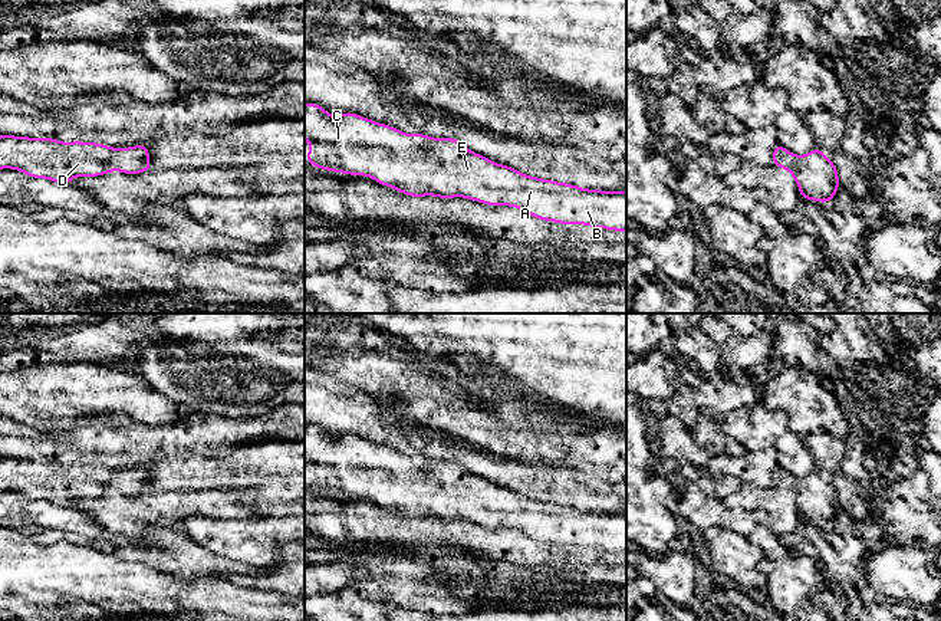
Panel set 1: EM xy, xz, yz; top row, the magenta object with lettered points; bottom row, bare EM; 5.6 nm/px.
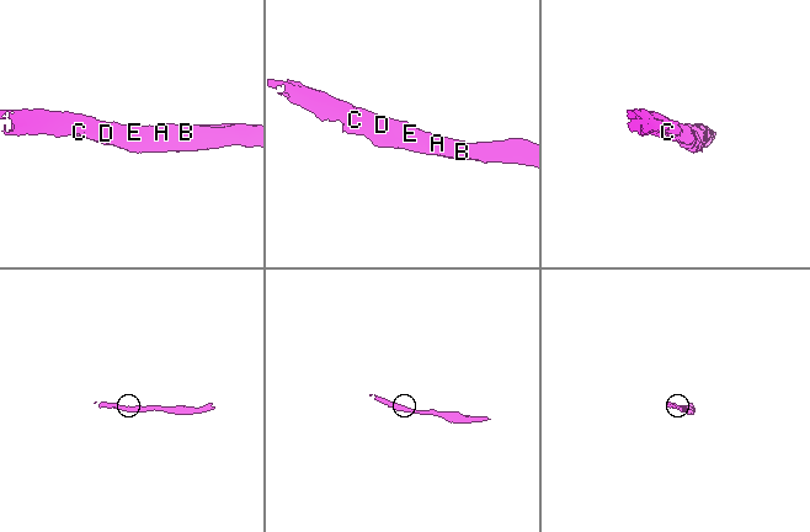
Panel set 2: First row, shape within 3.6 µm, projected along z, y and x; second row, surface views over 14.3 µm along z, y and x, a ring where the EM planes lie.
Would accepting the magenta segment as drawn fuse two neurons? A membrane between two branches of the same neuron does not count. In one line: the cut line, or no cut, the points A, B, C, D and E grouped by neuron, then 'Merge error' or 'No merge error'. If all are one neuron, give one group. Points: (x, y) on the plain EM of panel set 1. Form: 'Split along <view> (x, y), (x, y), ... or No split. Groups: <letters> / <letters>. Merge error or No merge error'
No split. Groups: A B C D E. No merge error

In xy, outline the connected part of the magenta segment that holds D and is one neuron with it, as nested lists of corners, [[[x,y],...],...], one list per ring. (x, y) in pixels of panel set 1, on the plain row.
[[[0,457],[0,492],[11,490],[33,500],[69,506],[75,499],[152,492],[147,467],[112,470],[98,464],[62,464],[53,460]]]

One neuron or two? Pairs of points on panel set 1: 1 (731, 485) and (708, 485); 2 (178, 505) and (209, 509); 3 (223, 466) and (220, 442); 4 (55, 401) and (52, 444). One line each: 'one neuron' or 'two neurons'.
1: one neuron
2: one neuron
3: two neurons
4: two neurons

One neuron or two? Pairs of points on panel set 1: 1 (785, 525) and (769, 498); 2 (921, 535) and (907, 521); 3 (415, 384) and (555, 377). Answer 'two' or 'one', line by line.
1: one
2: one
3: two

